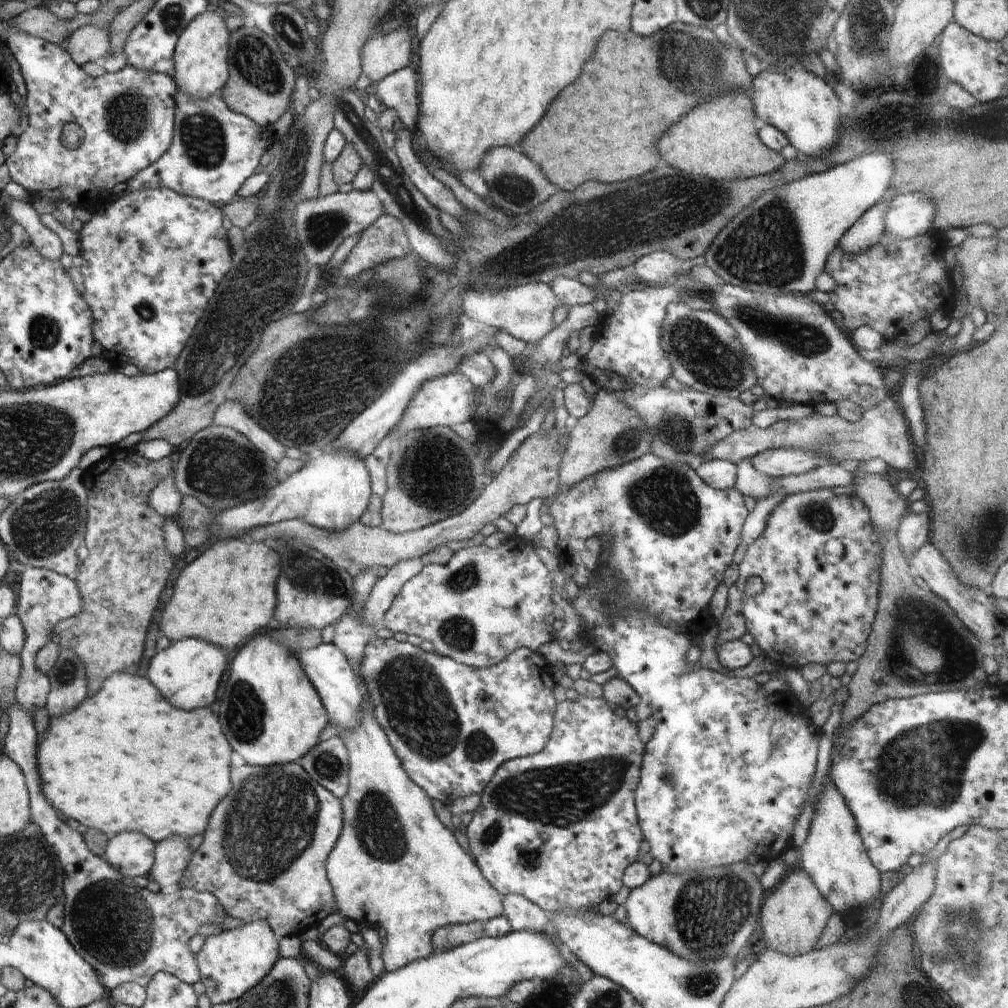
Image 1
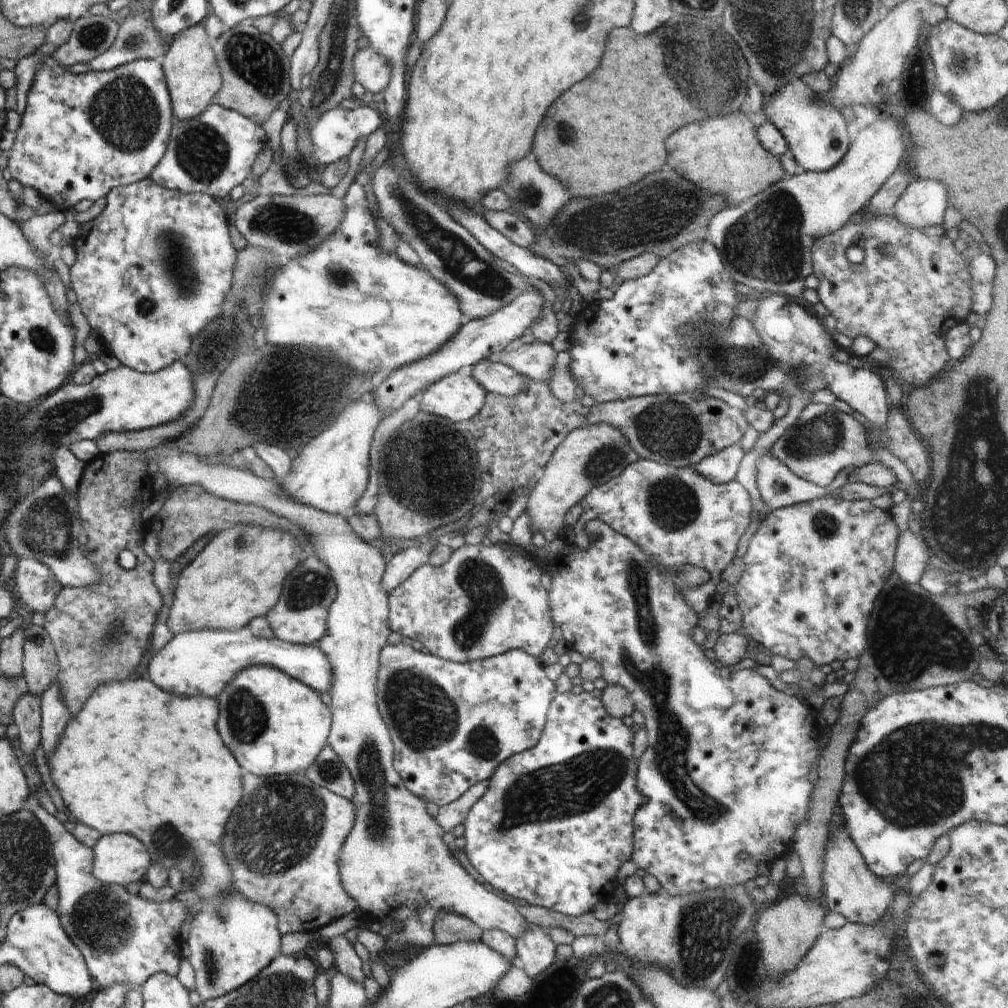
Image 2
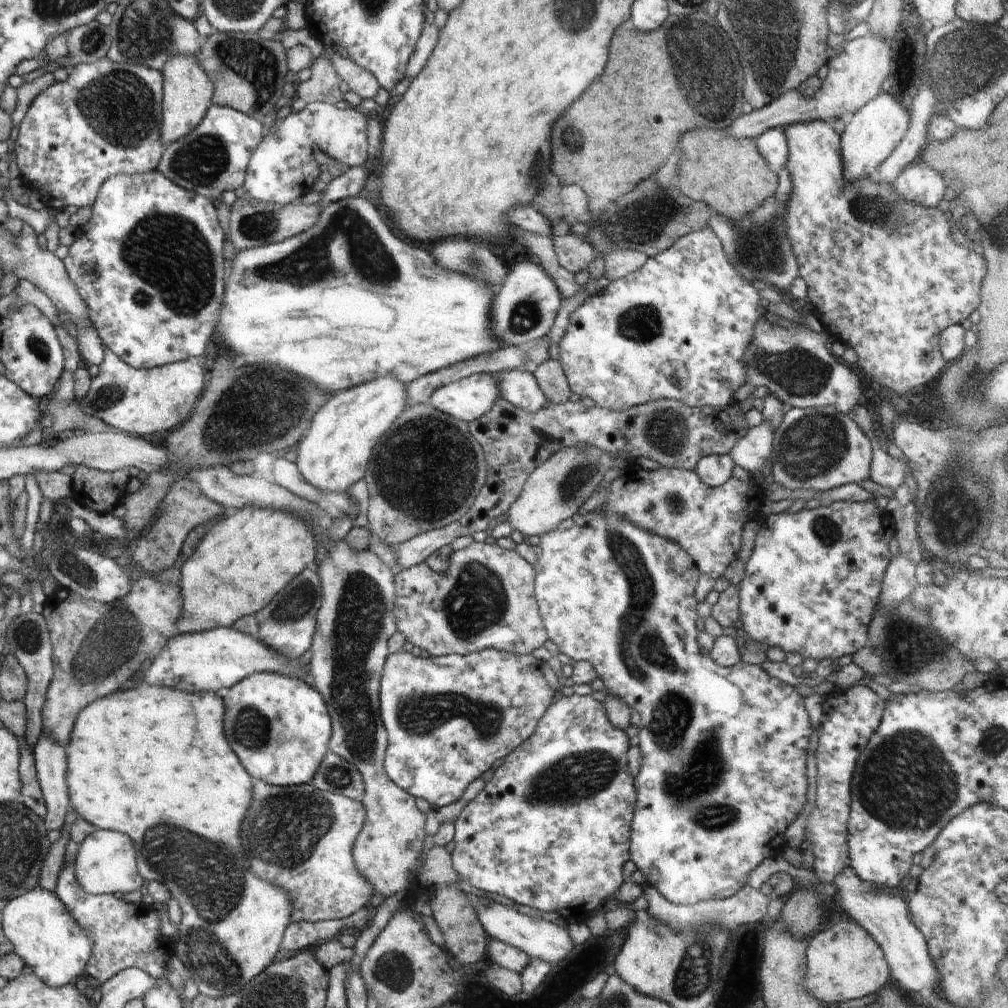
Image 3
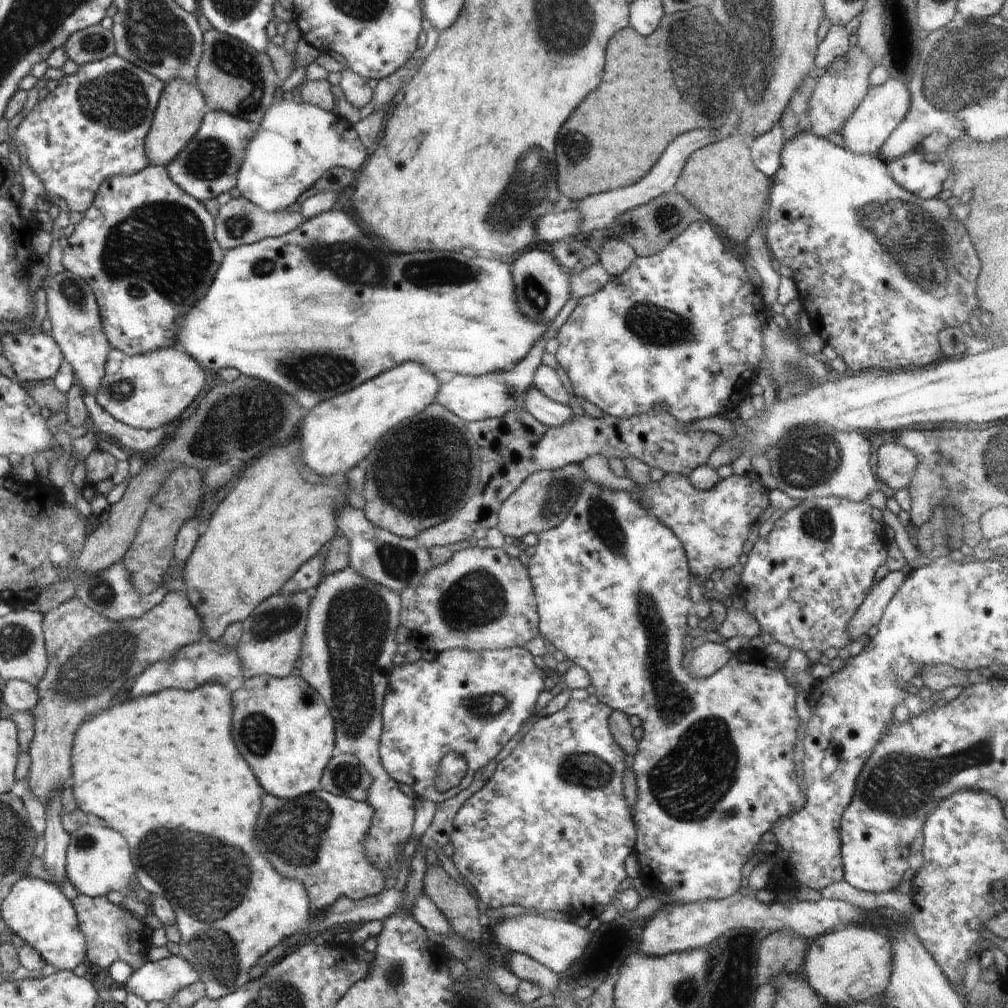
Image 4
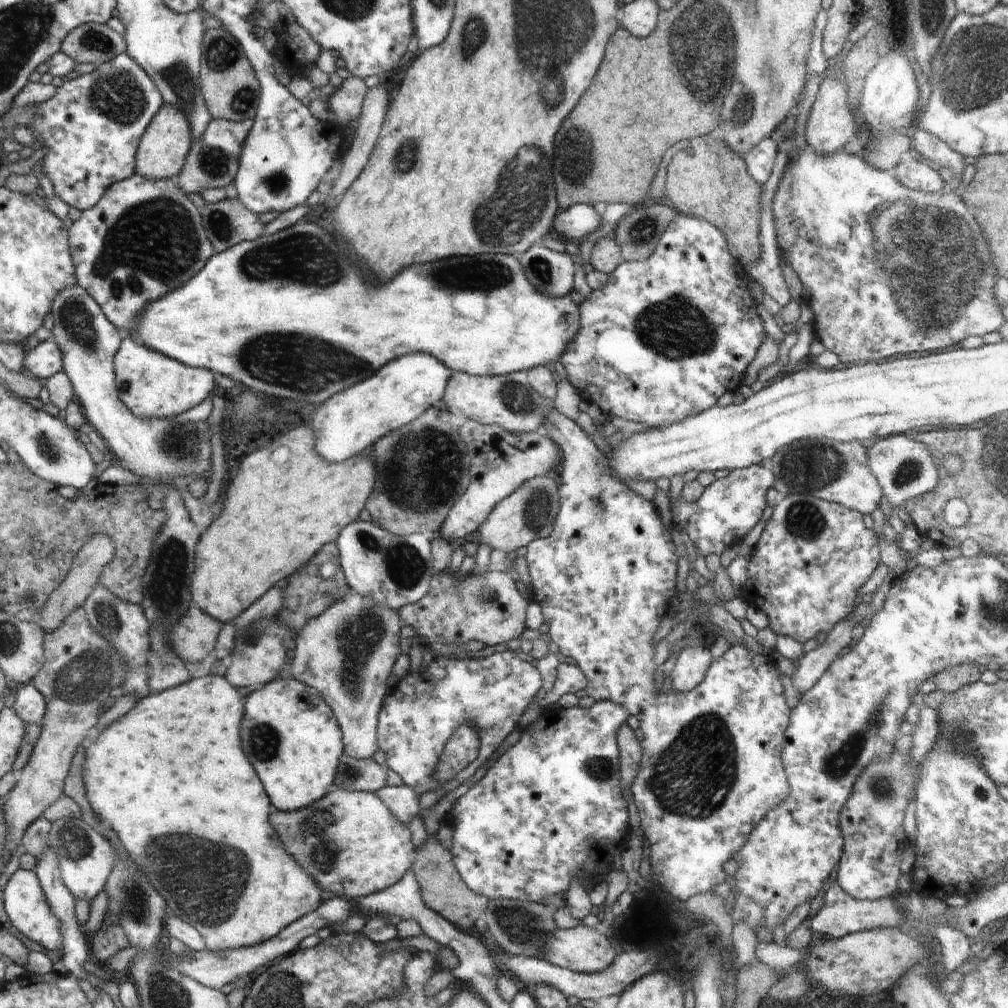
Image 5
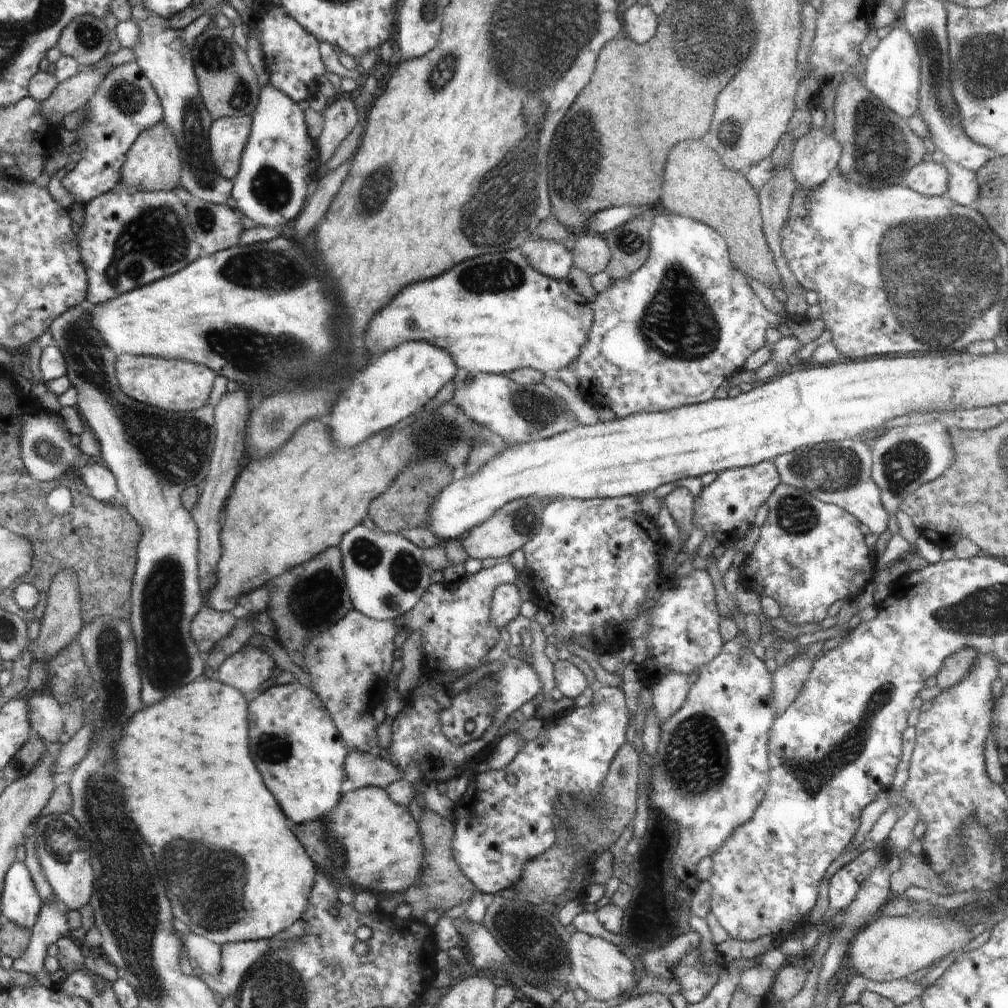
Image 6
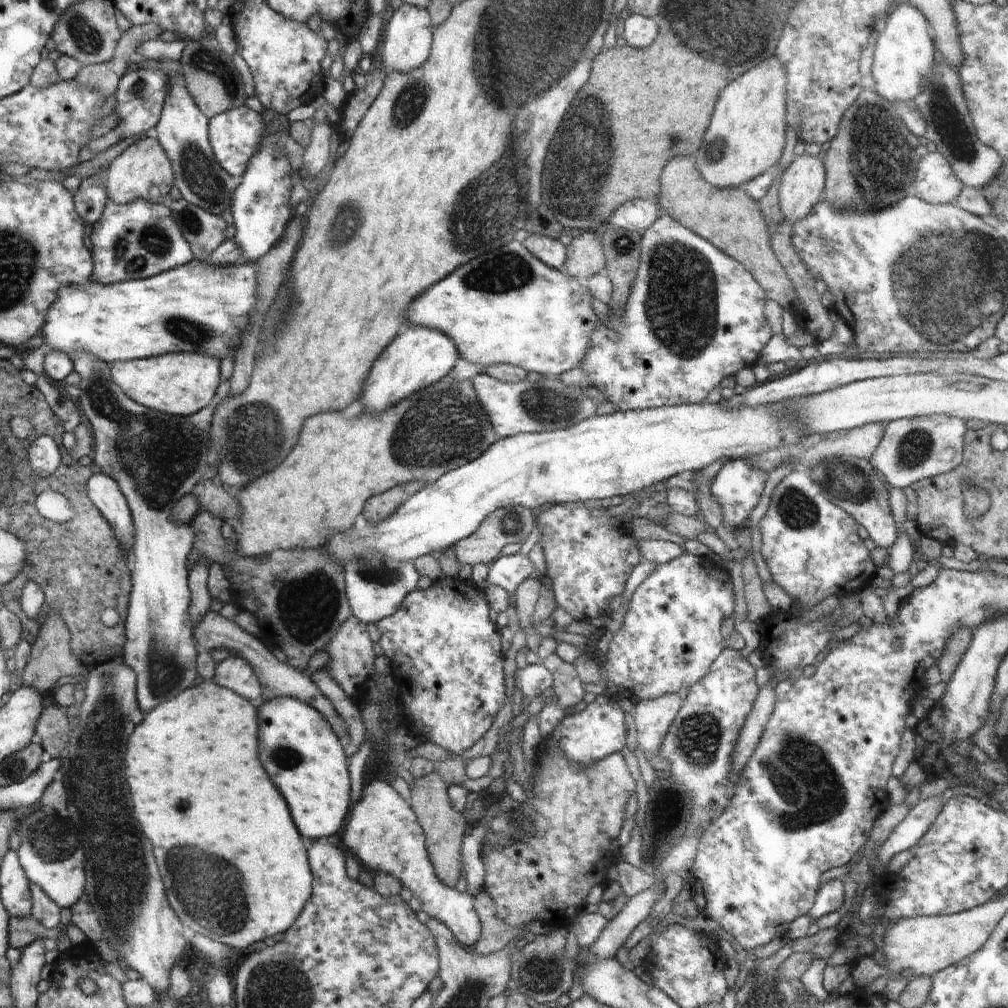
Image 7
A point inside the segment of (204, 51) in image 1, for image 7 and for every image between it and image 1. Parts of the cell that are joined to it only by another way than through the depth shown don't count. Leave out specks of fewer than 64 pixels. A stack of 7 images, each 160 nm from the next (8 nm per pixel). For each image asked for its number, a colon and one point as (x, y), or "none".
2: (194, 78)
3: (188, 91)
4: (179, 115)
5: (163, 150)
6: (152, 165)
7: (143, 170)

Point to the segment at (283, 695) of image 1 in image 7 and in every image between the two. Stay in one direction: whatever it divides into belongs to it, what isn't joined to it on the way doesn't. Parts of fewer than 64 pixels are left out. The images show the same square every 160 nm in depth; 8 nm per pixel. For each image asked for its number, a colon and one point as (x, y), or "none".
2: (276, 724)
3: (280, 726)
4: (285, 728)
5: (290, 732)
6: (294, 739)
7: (300, 750)

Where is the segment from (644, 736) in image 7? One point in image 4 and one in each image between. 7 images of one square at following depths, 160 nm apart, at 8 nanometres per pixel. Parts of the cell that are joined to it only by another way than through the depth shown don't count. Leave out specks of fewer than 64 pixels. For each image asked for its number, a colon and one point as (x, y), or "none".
4: (708, 657)
5: (693, 661)
6: (670, 692)

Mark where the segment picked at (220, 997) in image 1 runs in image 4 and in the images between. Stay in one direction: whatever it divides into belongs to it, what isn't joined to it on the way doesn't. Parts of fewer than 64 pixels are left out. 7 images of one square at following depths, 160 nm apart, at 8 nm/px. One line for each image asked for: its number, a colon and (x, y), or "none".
2: (135, 758)
3: (147, 762)
4: (167, 760)

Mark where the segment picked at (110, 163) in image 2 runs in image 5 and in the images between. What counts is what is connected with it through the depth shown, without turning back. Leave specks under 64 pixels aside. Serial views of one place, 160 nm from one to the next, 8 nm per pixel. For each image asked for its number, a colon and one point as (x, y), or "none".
3: (104, 120)
4: (94, 125)
5: (93, 125)

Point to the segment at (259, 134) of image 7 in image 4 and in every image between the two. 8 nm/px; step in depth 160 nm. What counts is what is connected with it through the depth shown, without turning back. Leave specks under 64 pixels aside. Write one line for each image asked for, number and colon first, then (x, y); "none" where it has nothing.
4: (207, 166)
5: (213, 161)
6: (229, 136)

